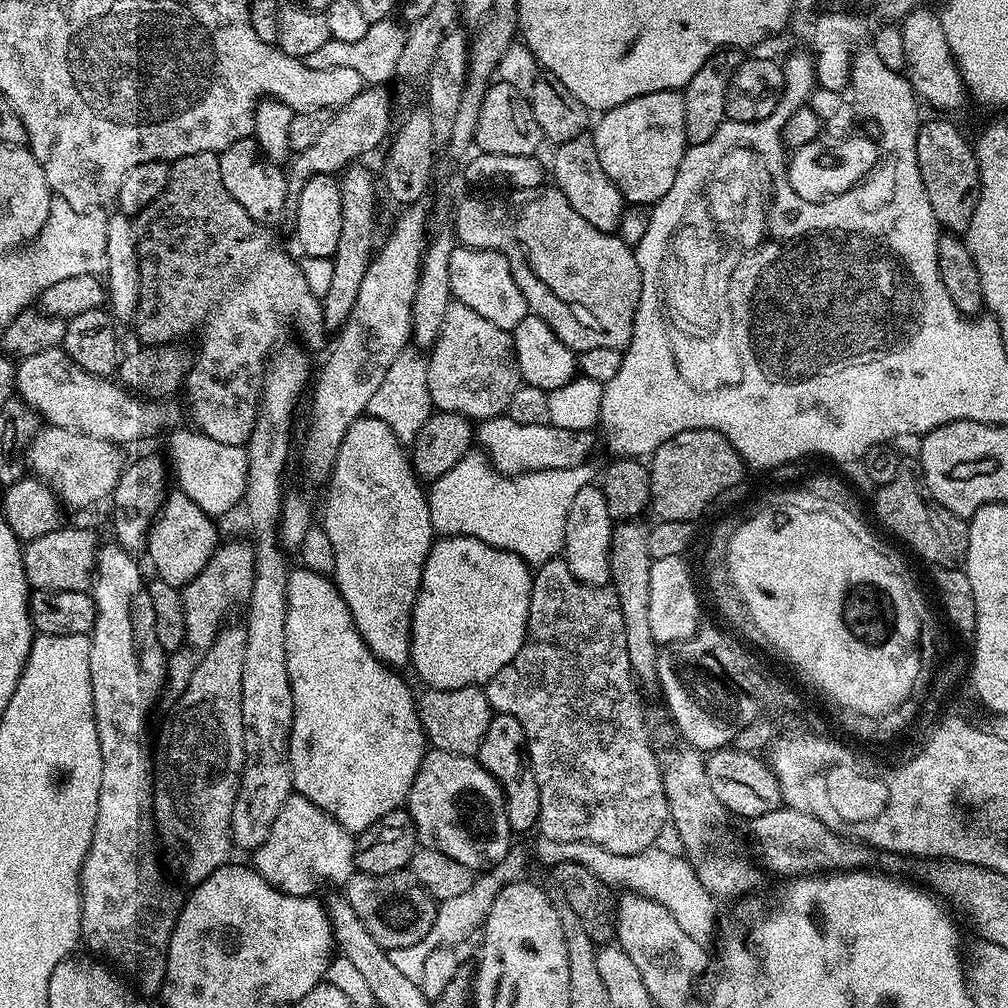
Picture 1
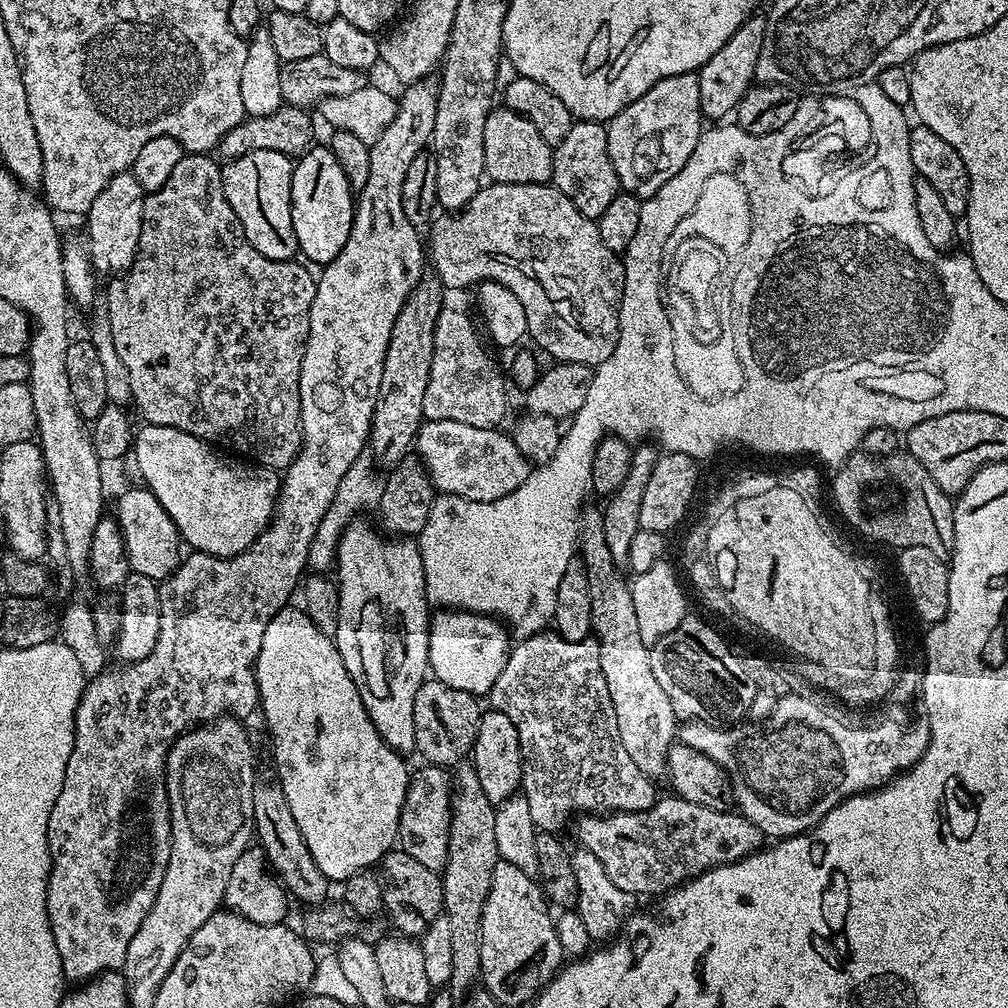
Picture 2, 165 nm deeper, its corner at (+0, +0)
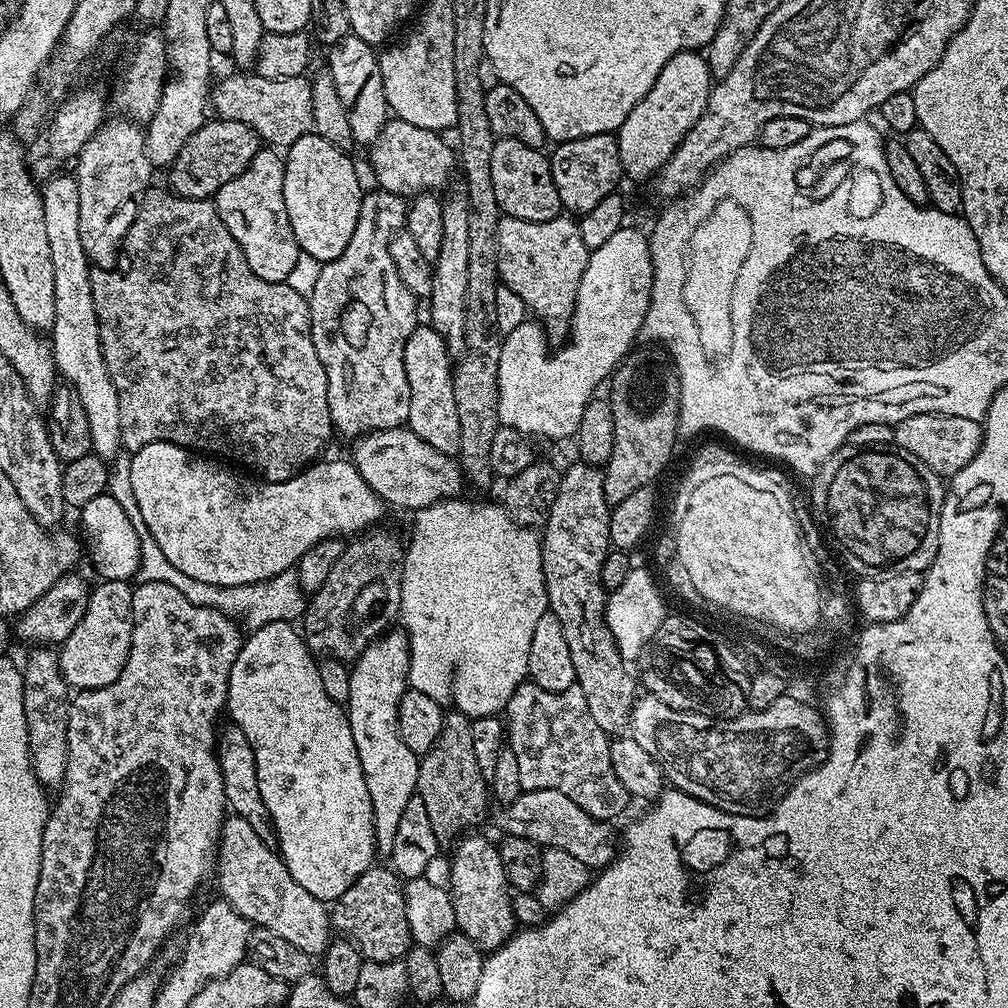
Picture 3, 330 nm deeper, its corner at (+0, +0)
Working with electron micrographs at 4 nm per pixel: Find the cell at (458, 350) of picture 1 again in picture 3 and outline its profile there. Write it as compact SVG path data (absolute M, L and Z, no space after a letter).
M417 326L410 338L406 338L404 365L406 382L410 382L410 414L407 427L411 428L414 434L418 434L422 442L434 446L434 450L455 457L460 450L458 406L454 406L452 385L454 360L446 342L431 326Z

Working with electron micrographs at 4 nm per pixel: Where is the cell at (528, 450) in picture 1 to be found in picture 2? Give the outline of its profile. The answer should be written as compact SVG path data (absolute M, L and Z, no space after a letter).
M424 420L414 441L433 489L440 494L491 502L510 494L526 479L530 461L518 450L515 439L499 427L479 428L453 420Z

